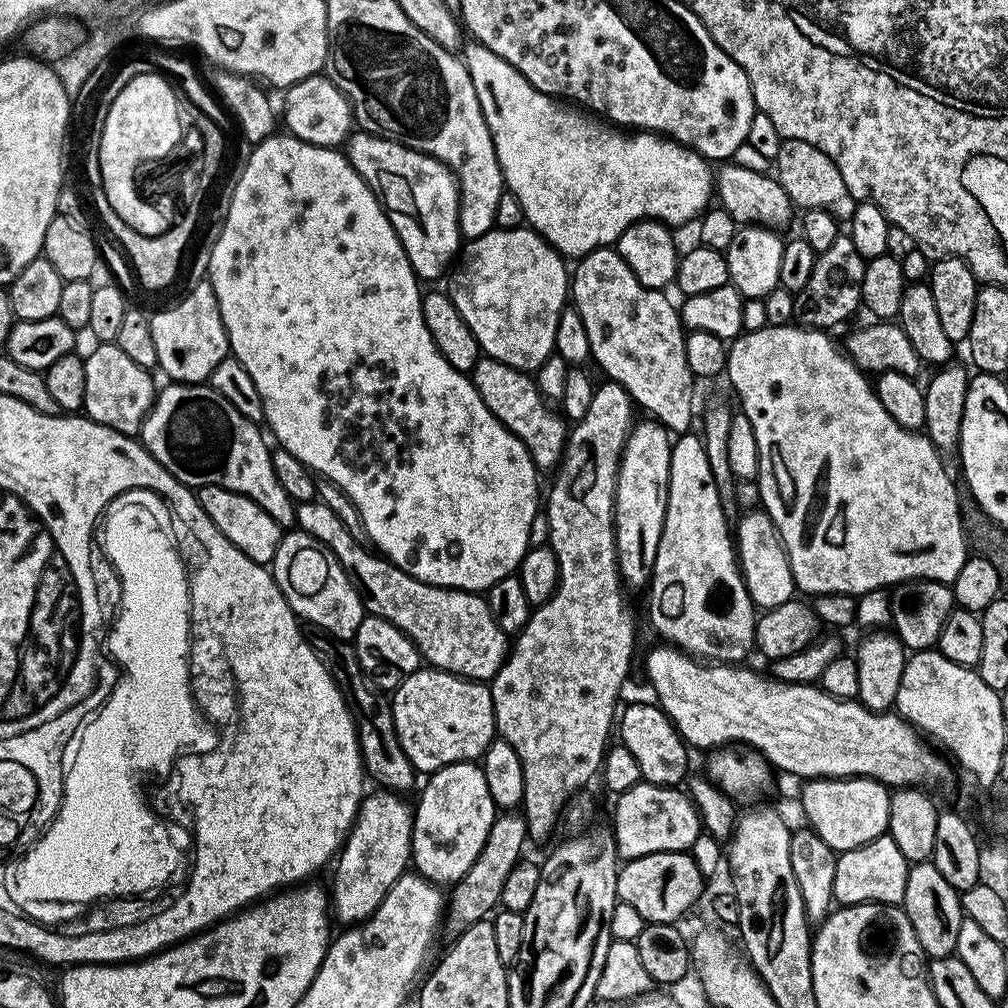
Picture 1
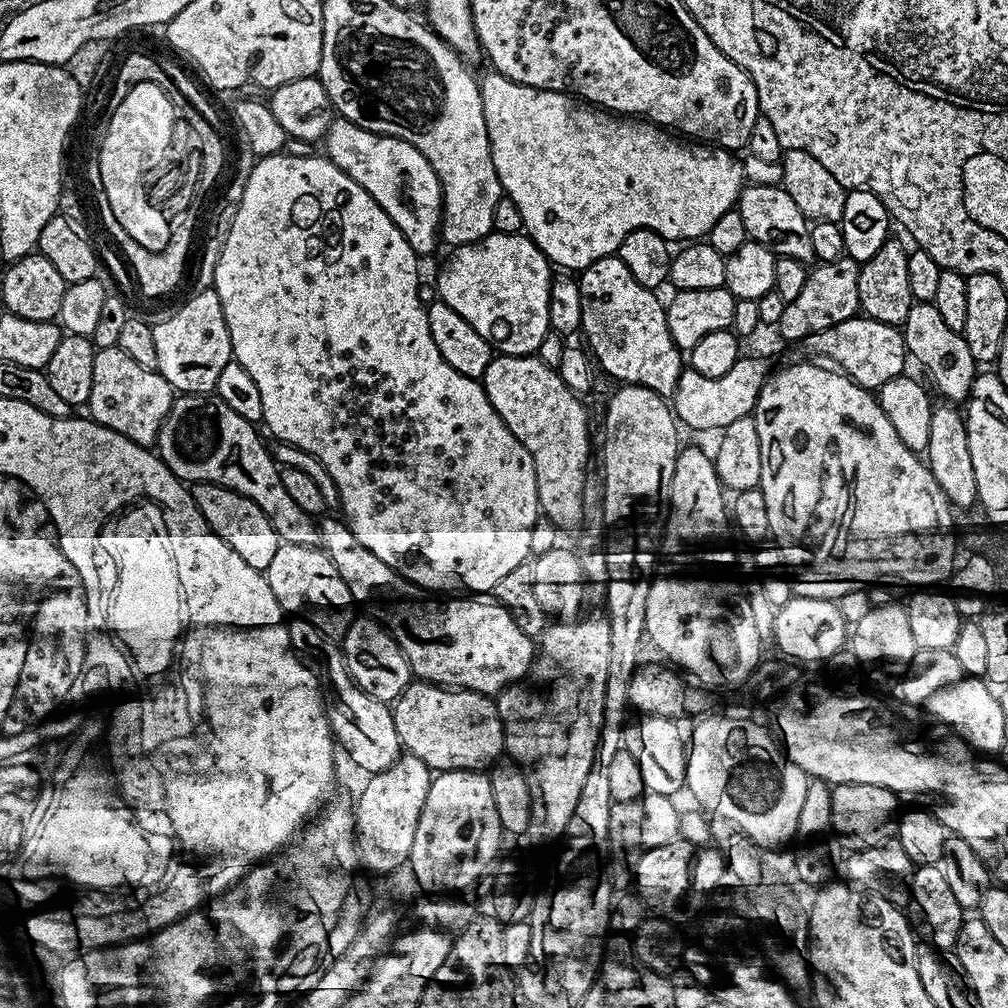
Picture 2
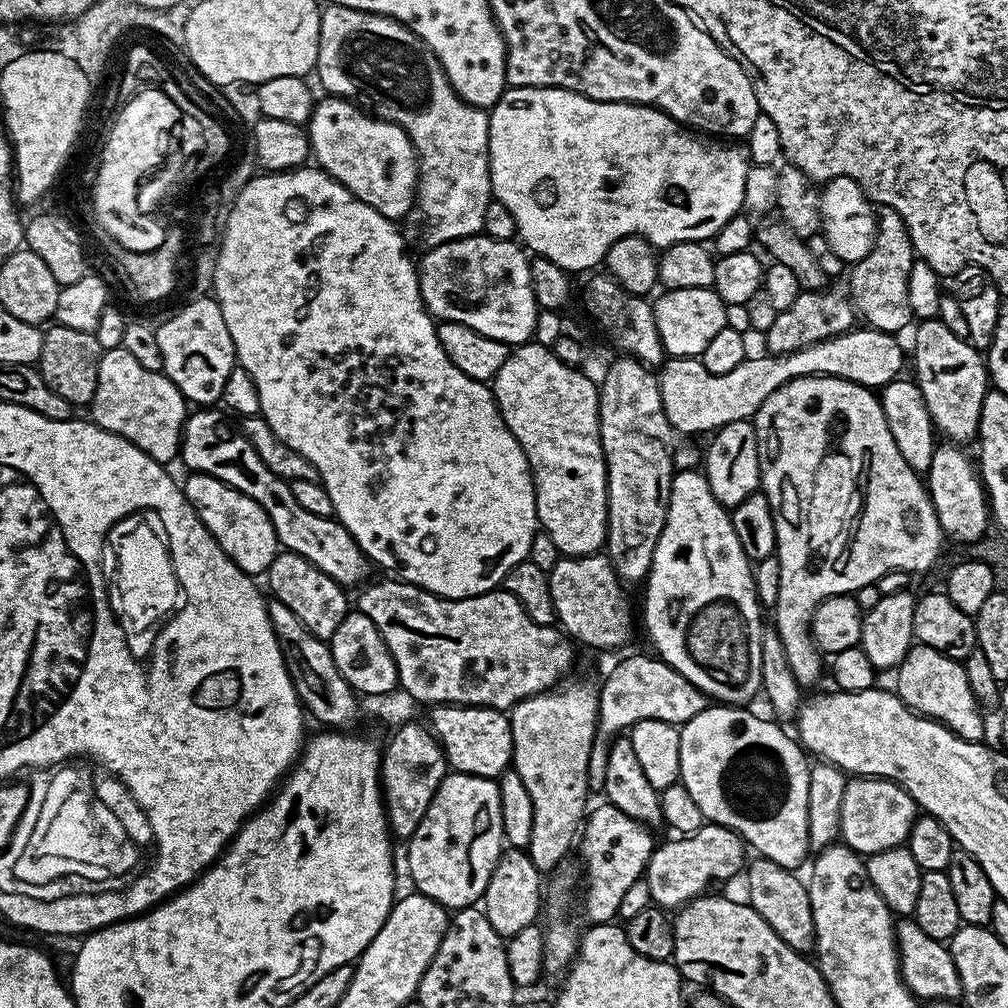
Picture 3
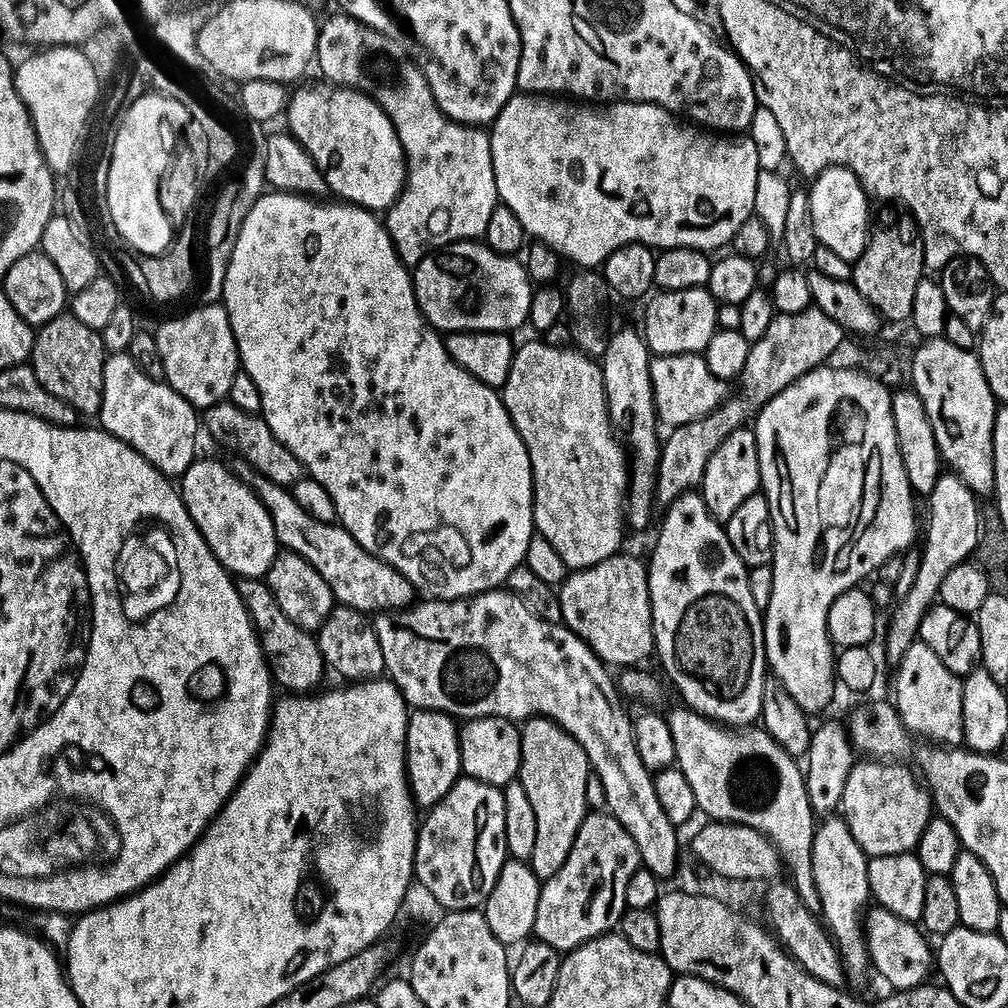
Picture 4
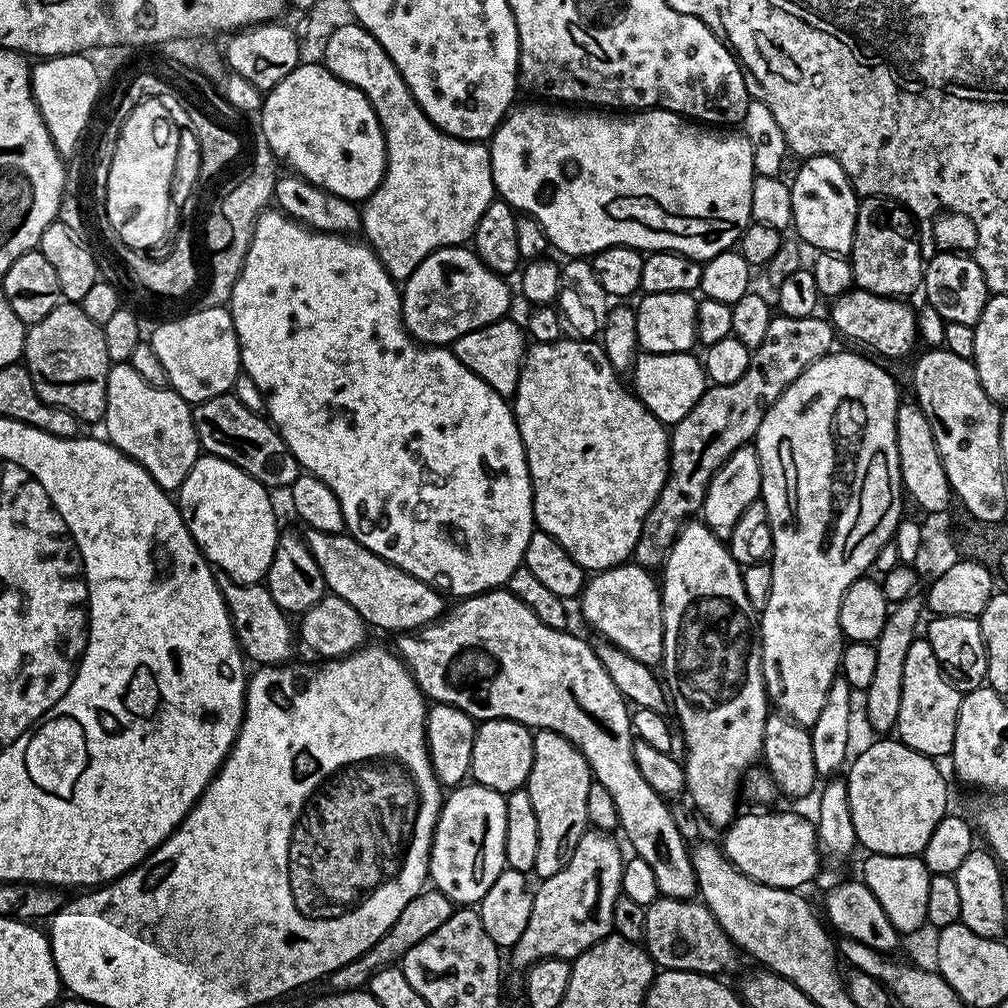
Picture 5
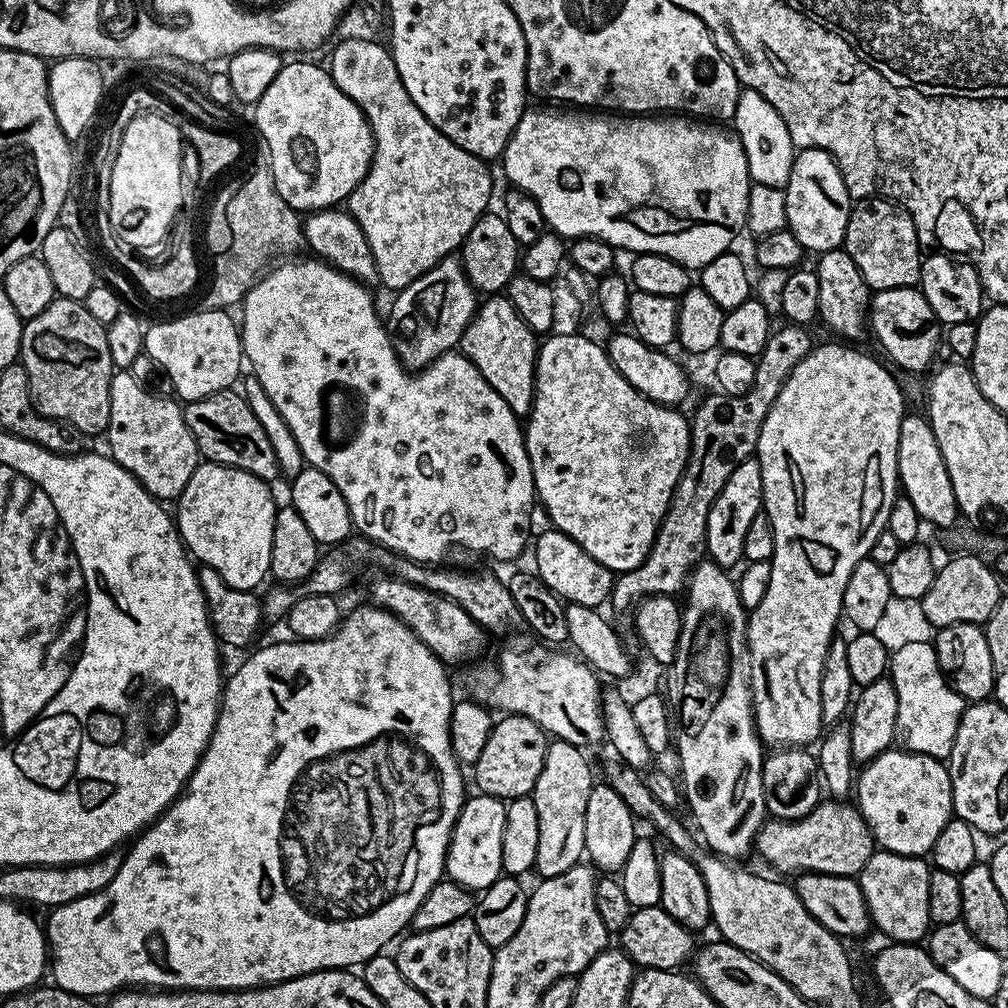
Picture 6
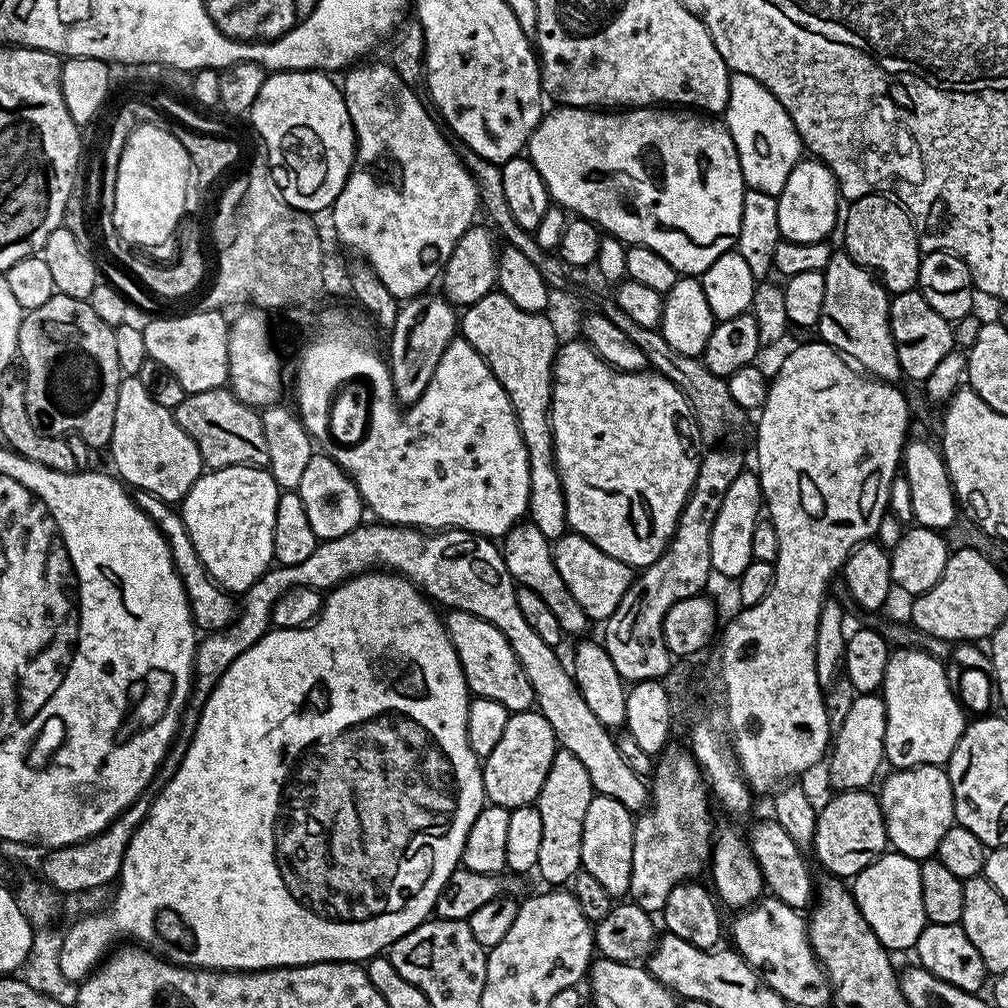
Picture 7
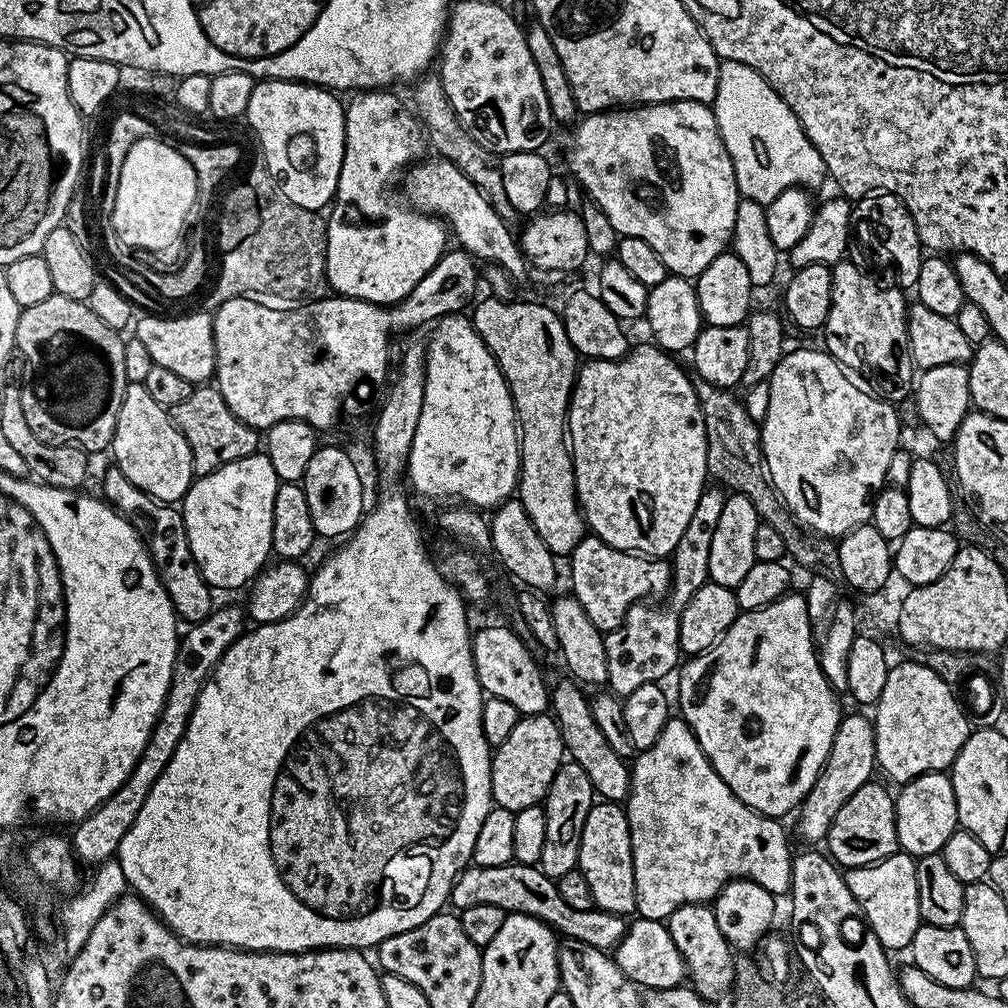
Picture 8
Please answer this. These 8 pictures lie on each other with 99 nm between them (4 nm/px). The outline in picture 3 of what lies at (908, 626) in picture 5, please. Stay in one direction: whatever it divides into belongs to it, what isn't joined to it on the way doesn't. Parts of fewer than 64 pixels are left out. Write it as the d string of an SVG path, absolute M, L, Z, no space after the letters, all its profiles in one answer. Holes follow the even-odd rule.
M944 442L934 450L934 458L926 473L926 487L932 498L932 505L938 514L940 531L945 537L971 546L989 531L990 501L982 483L977 465L964 453L963 447Z

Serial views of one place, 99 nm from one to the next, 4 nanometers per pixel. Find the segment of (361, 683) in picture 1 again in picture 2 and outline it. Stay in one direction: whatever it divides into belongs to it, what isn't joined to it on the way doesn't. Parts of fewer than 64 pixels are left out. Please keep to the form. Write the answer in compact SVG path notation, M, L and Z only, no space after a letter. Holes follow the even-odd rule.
M292 618L287 621L287 626L293 650L311 668L312 673L316 675L317 680L320 682L320 690L324 698L324 713L328 716L328 721L332 727L332 735L337 745L343 751L344 748L348 751L349 758L364 771L364 774L386 770L402 755L402 745L398 738L398 730L394 726L392 708L385 701L366 694L353 682L346 670L346 662L344 661L341 645L335 639L329 638L324 633L319 632L308 620Z

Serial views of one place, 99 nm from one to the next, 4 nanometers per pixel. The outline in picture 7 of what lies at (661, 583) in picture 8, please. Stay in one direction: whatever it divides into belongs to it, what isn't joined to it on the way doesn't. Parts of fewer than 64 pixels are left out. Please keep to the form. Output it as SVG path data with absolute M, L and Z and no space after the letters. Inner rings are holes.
M568 530L552 549L552 561L556 563L556 572L562 574L562 582L566 582L566 590L574 594L574 602L586 610L589 621L607 622L614 614L618 602L622 602L622 594L626 594L634 579L634 569L626 562L618 562L618 558L610 558L594 542L582 538L578 533Z

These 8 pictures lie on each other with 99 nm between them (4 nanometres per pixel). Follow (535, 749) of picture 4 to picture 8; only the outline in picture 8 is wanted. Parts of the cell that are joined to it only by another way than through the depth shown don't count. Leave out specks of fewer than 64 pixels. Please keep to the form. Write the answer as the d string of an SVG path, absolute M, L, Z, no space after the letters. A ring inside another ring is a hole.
M575 762L561 764L558 774L554 774L554 782L548 795L542 801L546 814L546 842L542 842L542 858L538 867L553 878L562 874L570 874L578 868L578 850L582 842L582 826L586 822L586 814L590 814L594 803L594 793L590 778L586 778L586 770Z

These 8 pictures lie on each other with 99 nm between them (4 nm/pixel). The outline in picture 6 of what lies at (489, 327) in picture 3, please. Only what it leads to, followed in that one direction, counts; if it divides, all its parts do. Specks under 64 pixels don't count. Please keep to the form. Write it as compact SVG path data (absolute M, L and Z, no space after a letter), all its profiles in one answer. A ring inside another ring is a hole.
M456 258L439 260L395 296L396 301L386 315L386 327L395 359L408 370L423 370L442 353L453 351L478 307L478 293Z

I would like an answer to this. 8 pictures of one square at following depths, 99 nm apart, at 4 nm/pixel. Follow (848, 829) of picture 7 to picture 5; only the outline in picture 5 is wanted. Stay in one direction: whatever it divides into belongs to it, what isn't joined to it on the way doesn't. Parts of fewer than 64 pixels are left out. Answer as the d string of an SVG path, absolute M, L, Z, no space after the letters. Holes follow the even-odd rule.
M752 810L737 815L736 819L723 829L724 844L722 851L739 872L754 878L754 882L762 882L766 886L775 888L790 888L793 890L803 889L803 884L808 884L820 872L820 841L816 837L816 826L811 819L799 816L796 812L768 812L772 810Z

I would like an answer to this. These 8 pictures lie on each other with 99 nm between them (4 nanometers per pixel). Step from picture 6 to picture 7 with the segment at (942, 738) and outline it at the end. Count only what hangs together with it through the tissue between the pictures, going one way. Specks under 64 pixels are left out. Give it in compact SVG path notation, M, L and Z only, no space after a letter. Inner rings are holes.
M919 647L896 648L889 655L882 685L882 695L886 702L884 758L889 765L893 764L893 769L917 768L923 764L944 766L954 754L954 746L958 746L966 727L966 712L950 683L950 672L948 676L944 667L945 661L921 651Z

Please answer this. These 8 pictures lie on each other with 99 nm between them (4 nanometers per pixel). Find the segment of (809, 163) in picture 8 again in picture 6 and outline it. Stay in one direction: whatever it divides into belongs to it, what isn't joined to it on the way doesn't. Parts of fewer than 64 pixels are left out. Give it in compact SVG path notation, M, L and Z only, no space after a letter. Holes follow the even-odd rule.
M744 88L738 98L735 124L734 132L744 148L751 183L783 189L790 178L794 145L790 138L790 130L786 130L786 122L782 122L778 110L774 110L774 106L770 106L770 102L762 98L762 94L758 94L752 88Z

